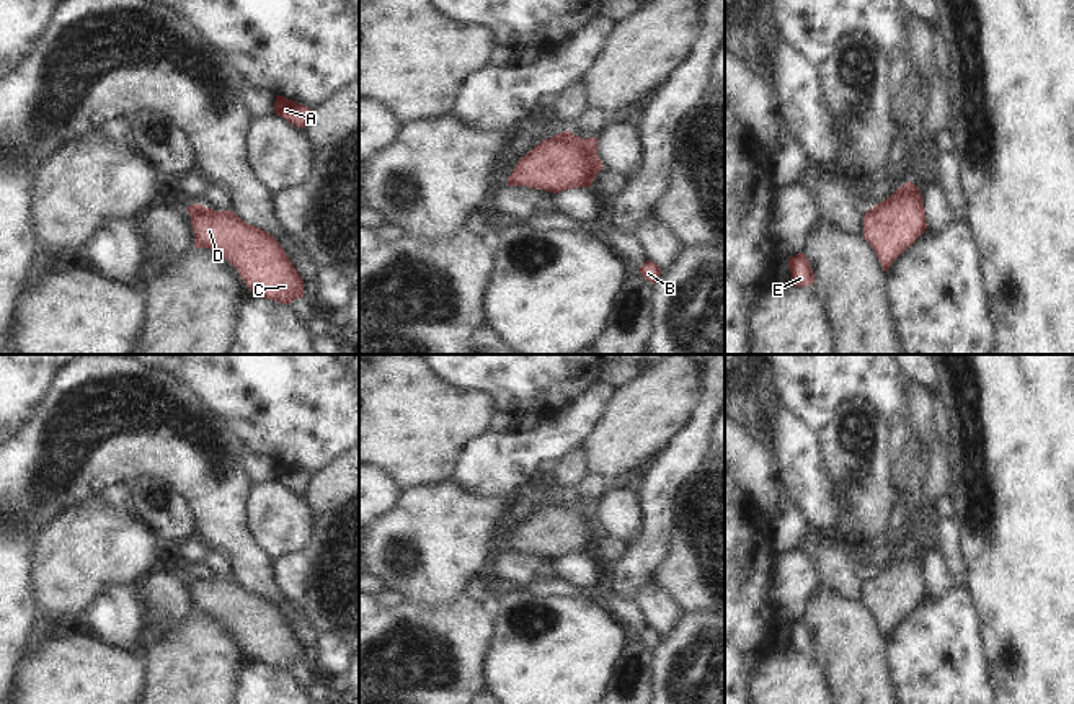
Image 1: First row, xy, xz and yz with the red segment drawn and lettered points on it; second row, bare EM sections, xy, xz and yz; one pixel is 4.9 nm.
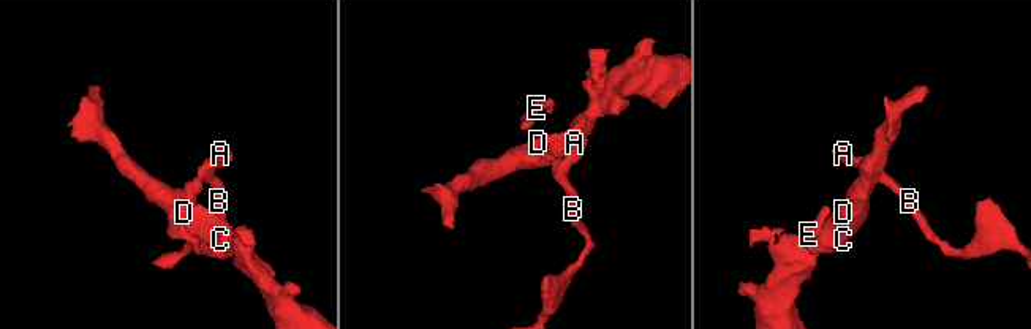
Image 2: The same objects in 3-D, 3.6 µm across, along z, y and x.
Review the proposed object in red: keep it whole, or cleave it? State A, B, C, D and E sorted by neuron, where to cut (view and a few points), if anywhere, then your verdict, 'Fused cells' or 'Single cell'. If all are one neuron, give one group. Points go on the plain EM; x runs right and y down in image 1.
Groups: A B E / C D. Split along xz (570, 503), (596, 521). Fused cells

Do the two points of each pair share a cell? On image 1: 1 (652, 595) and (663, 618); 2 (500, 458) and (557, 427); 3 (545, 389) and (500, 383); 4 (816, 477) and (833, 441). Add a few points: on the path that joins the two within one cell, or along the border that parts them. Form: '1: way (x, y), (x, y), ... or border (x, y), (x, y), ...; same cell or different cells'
1: way (653, 600), (663, 613); same cell
2: way (514, 458), (542, 441); same cell
3: way (534, 383), (511, 383); same cell
4: border (816, 435), (821, 445), (821, 456), (839, 494); different cells

